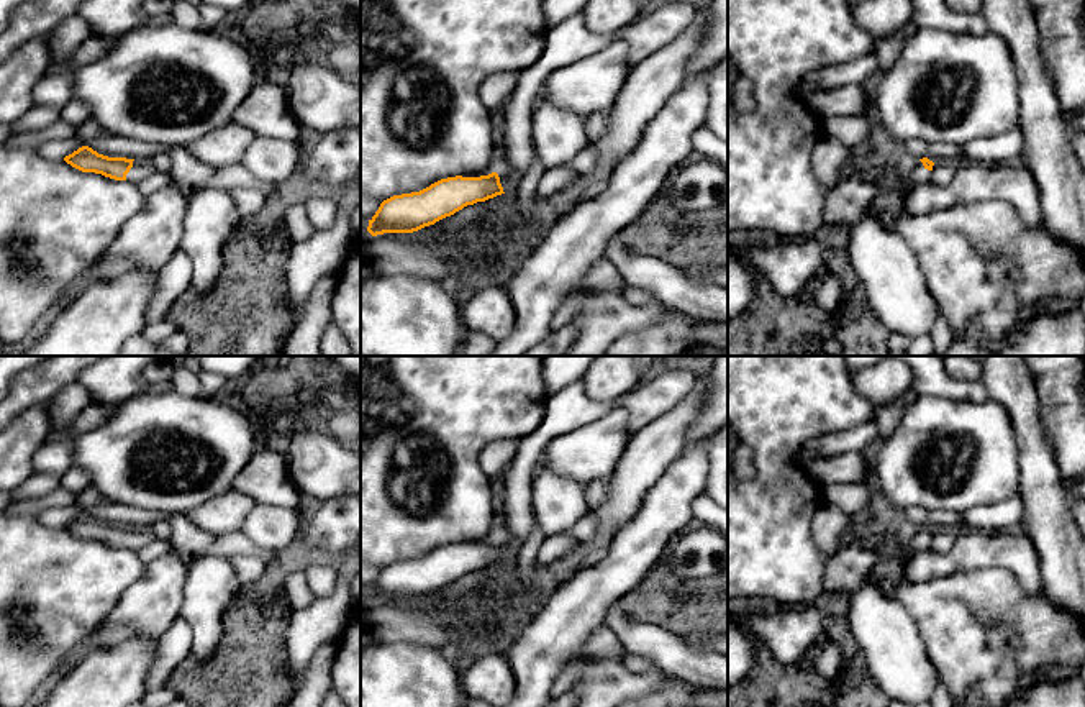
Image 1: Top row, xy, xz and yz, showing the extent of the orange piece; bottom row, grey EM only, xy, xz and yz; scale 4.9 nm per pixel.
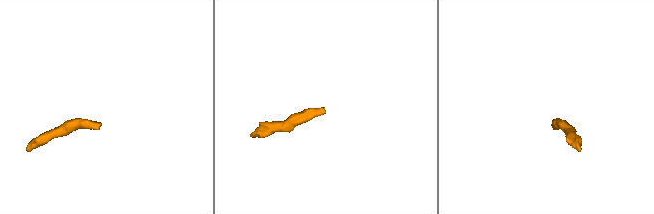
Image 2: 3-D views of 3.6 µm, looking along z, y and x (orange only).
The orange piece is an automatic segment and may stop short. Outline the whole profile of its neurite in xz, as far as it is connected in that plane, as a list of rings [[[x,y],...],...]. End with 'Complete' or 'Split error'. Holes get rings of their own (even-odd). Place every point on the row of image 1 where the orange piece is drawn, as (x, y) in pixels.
[[[583,10],[562,20],[549,30],[541,57],[526,71],[506,103],[498,126],[502,146],[498,169],[480,177],[447,177],[429,187],[393,195],[384,200],[369,220],[372,236],[384,233],[413,233],[454,215],[467,205],[485,202],[518,187],[531,166],[534,149],[531,143],[531,118],[539,102],[539,90],[547,75],[611,44],[615,34],[595,34],[585,26]]]. Split error

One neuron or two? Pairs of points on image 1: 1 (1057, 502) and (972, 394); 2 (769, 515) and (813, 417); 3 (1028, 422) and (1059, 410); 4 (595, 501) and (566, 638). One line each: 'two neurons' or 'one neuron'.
1: two neurons
2: one neuron
3: two neurons
4: two neurons

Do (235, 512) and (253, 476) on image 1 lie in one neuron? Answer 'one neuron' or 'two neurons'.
one neuron

